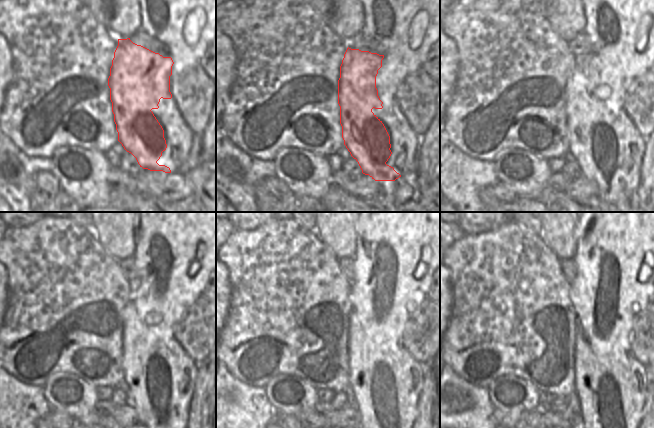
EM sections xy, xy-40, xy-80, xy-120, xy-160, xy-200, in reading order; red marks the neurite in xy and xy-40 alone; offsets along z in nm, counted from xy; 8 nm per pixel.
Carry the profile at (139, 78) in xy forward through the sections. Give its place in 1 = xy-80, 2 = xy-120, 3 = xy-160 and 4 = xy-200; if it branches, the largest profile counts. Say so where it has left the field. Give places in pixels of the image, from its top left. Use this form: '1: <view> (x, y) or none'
1: xy-80 (591, 143)
2: xy-120 (145, 374)
3: xy-160 (381, 415)
4: xy-200 (605, 415)

